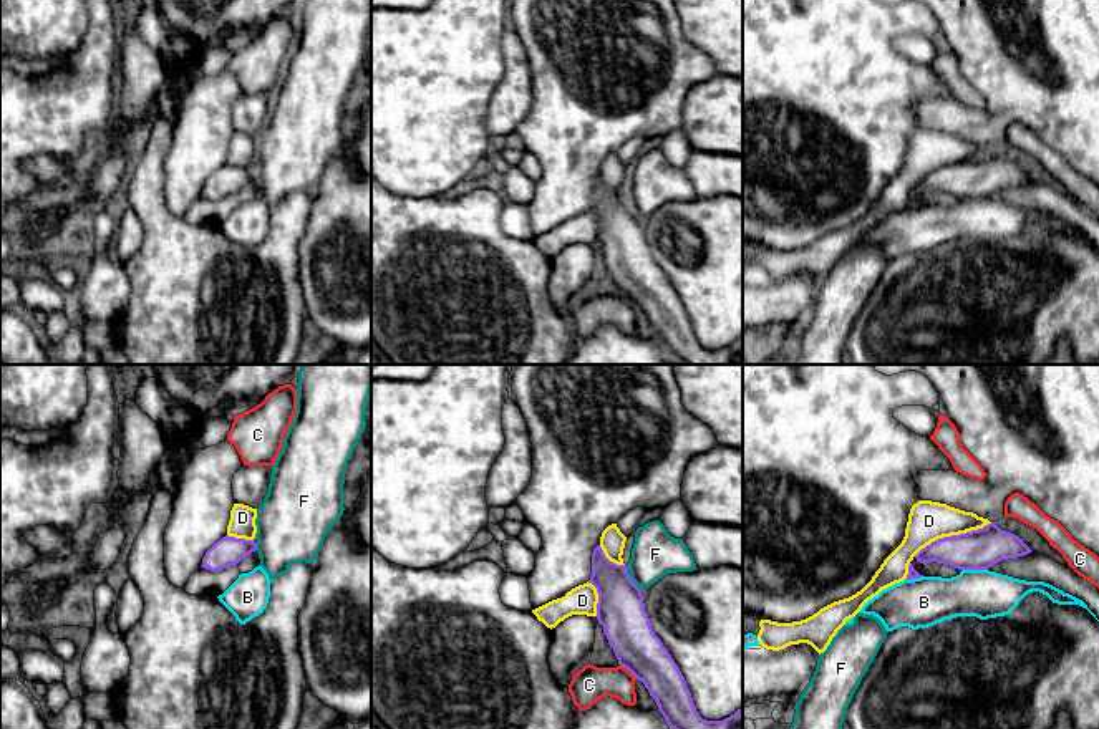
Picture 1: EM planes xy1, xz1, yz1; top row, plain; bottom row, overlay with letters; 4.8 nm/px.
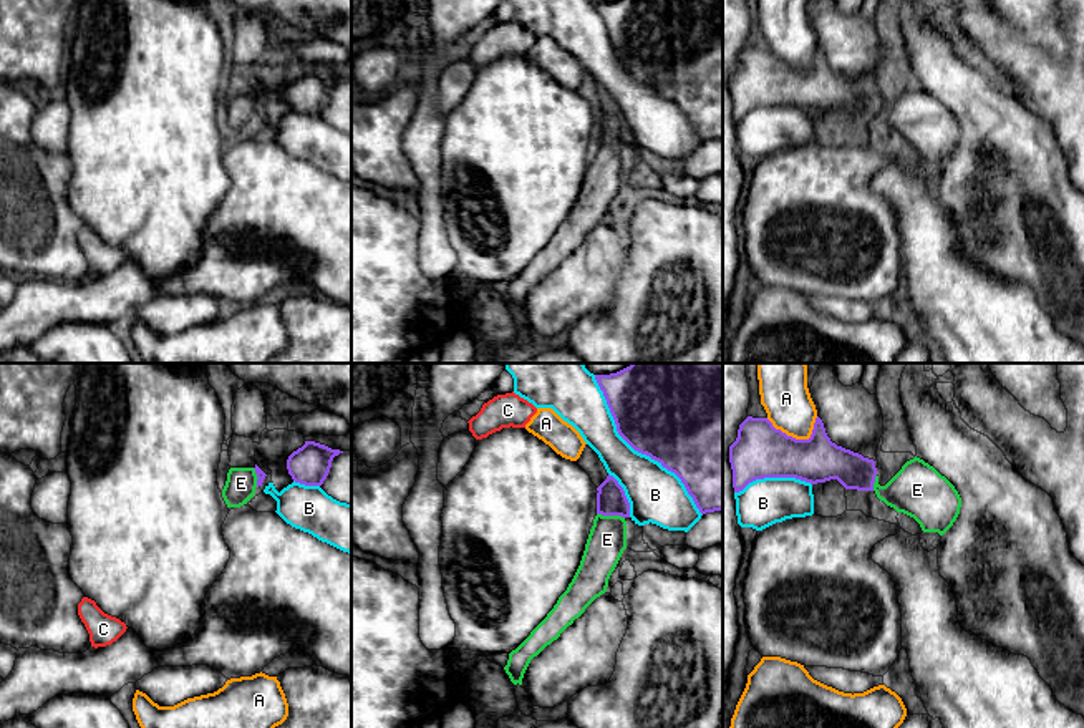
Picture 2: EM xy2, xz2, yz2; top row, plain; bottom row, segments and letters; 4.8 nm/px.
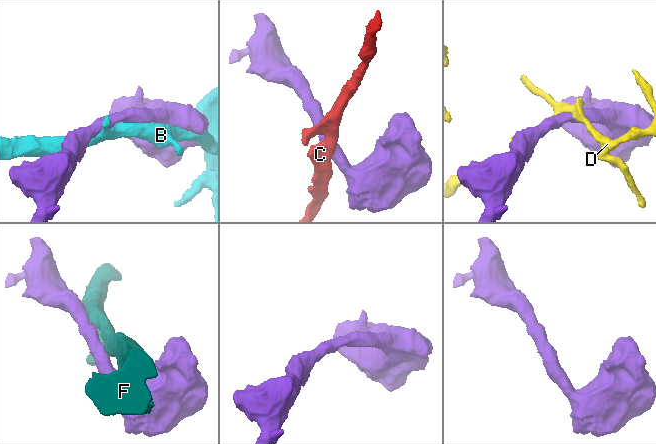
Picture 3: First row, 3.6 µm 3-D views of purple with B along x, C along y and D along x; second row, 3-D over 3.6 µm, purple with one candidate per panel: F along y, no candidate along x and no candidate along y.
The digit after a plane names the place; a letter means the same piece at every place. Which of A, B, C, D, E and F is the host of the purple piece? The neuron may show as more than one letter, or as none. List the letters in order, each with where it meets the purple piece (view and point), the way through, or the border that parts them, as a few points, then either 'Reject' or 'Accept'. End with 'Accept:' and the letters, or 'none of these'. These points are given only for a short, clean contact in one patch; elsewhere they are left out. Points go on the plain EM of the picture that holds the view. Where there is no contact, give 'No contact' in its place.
A: Touches purple at yz2 (798, 68). Reject
B: Touches purple at xz2 (638, 80). Reject
C: Touches purple at xz1 (629, 299). Boundary: xz1 (620, 294), (637, 307). Reject
D: Touches purple at yz1 (952, 164). Reject
E: Touches purple at xz2 (610, 143). Path across: xz2 (610, 128), (610, 143), (607, 168). Accept
F: Touches purple at xz1 (634, 211). Reject
Accept: E

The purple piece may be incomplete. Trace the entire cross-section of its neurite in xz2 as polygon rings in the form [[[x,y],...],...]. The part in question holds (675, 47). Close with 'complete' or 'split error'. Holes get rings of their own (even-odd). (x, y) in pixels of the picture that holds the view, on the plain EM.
[[[723,0],[595,3],[618,63],[685,113],[701,143],[723,141]]] | complete

